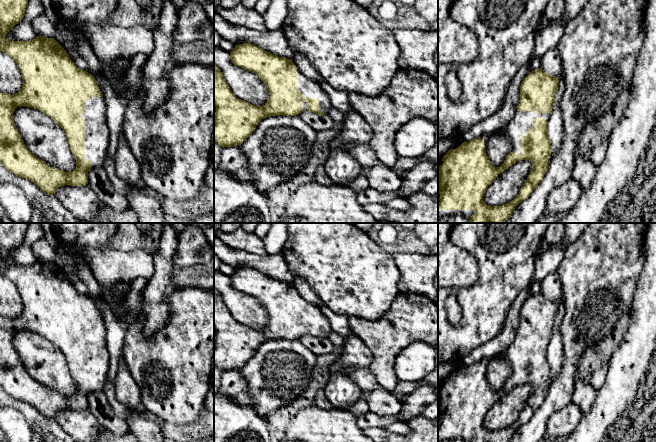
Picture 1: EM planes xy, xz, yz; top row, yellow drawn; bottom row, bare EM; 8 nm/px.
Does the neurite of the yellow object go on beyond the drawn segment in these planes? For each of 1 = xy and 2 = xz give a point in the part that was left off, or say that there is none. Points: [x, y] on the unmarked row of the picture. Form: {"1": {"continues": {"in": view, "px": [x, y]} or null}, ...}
{"1": {"continues": {"in": "xy", "px": [96, 355]}}, "2": {"continues": {"in": "xz", "px": [310, 312]}}}

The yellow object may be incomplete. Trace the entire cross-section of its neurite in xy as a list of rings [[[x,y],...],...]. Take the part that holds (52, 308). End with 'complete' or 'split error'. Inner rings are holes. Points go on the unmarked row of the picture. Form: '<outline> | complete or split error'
[[[0,223],[0,275],[17,287],[23,304],[18,317],[10,319],[0,316],[0,386],[8,395],[30,404],[46,418],[53,419],[64,409],[88,408],[88,395],[103,389],[109,369],[106,326],[93,299],[77,292],[54,262],[36,260],[29,265],[6,262],[10,253],[23,244],[27,229],[28,223]],[[19,330],[43,336],[63,353],[76,383],[73,395],[49,391],[28,374],[13,345],[13,337]]] | split error

